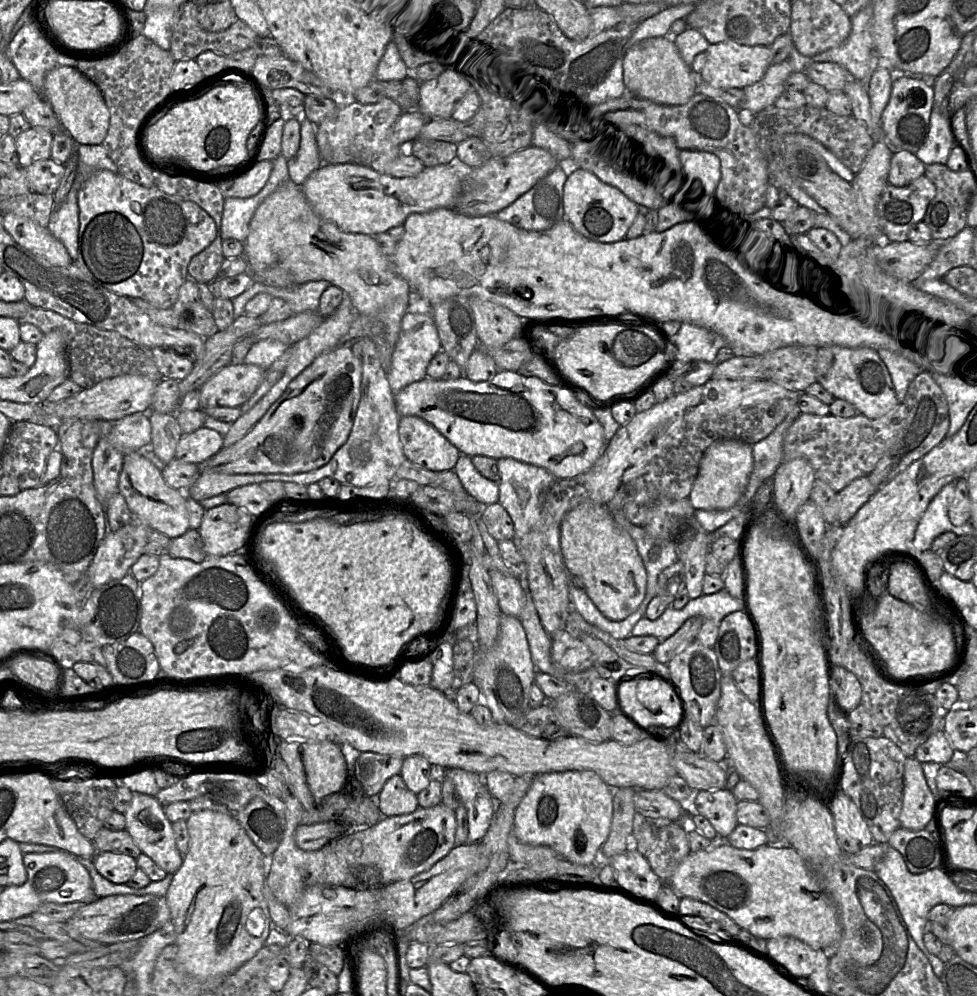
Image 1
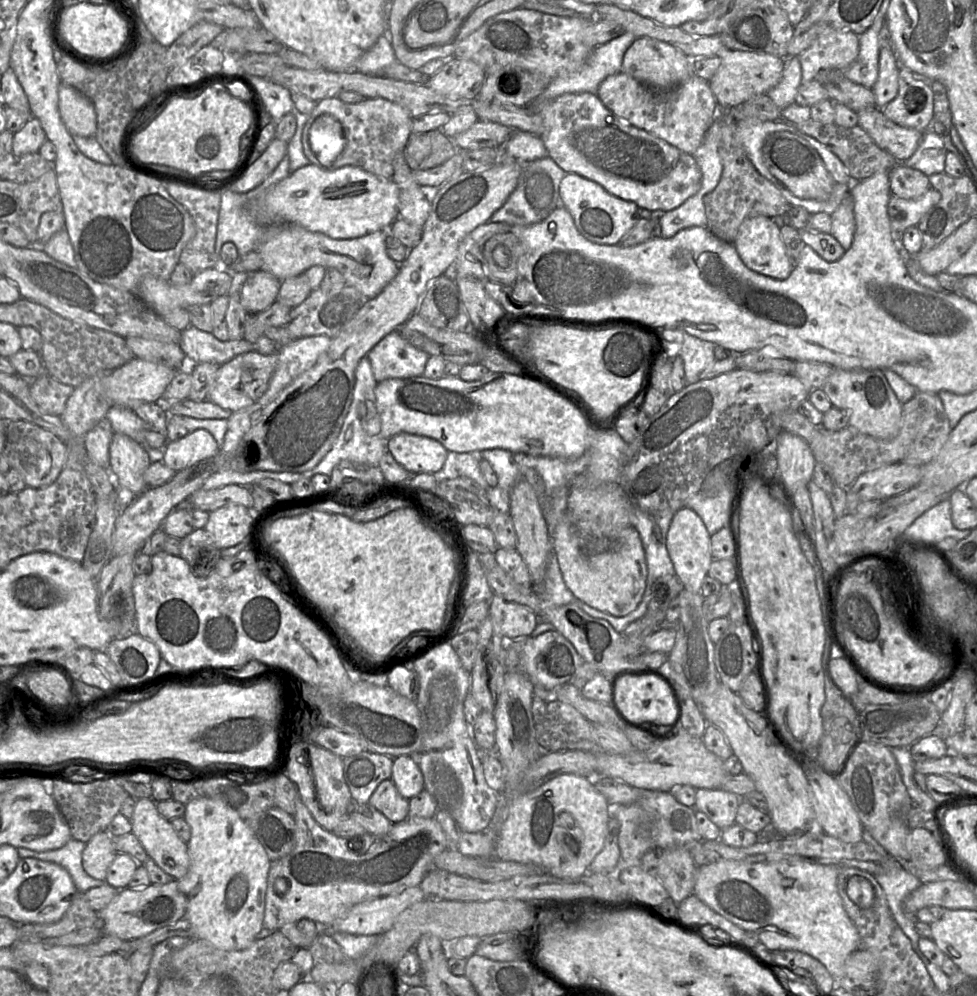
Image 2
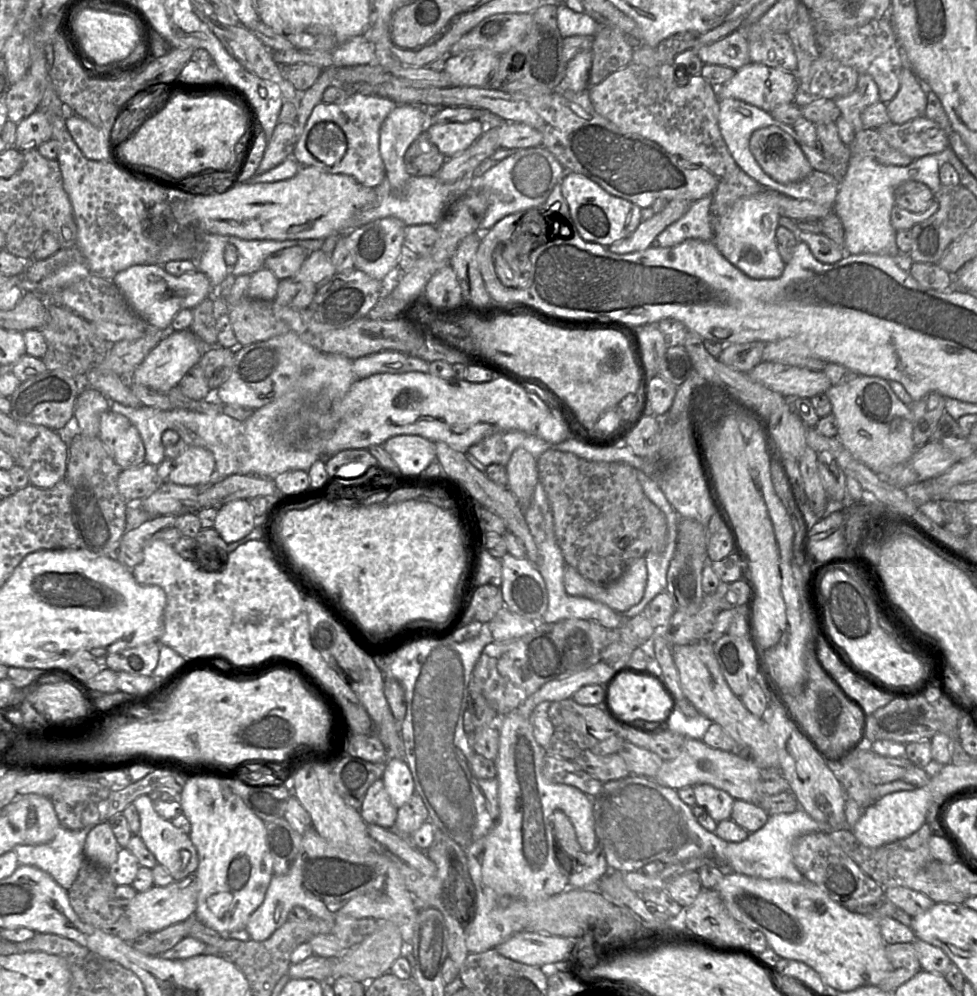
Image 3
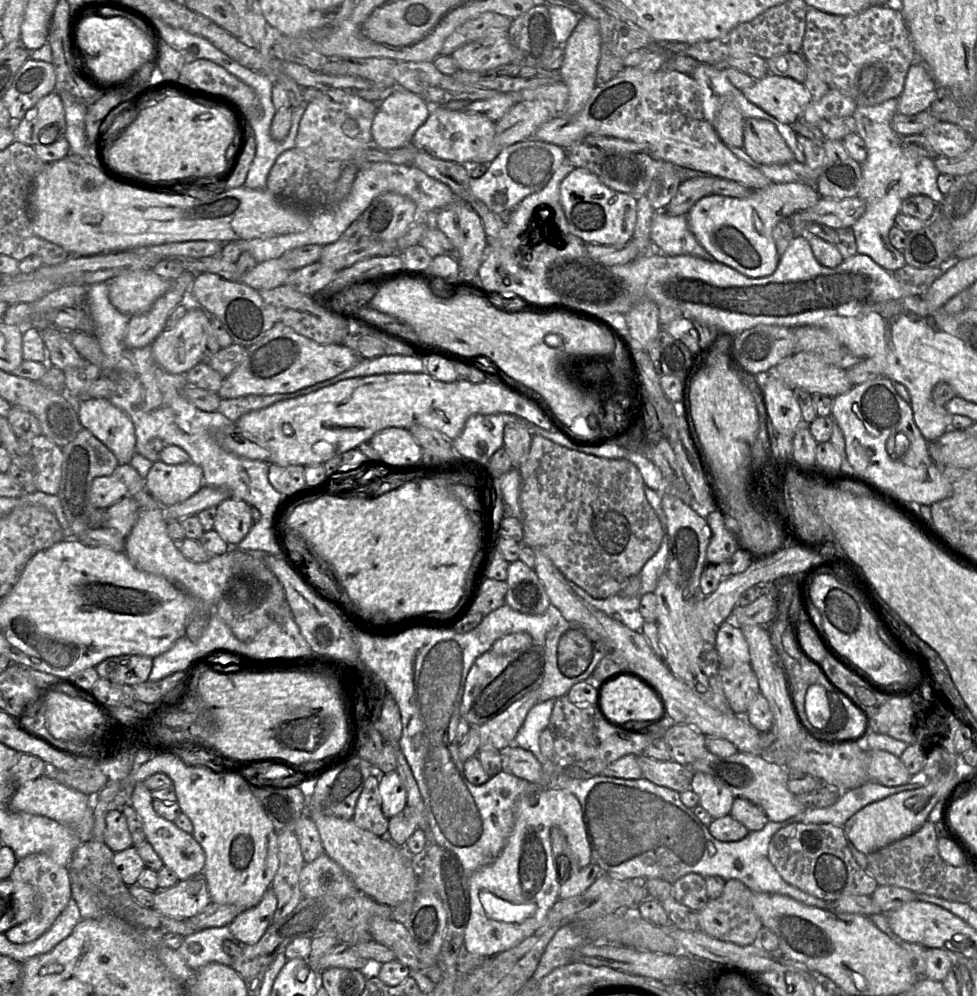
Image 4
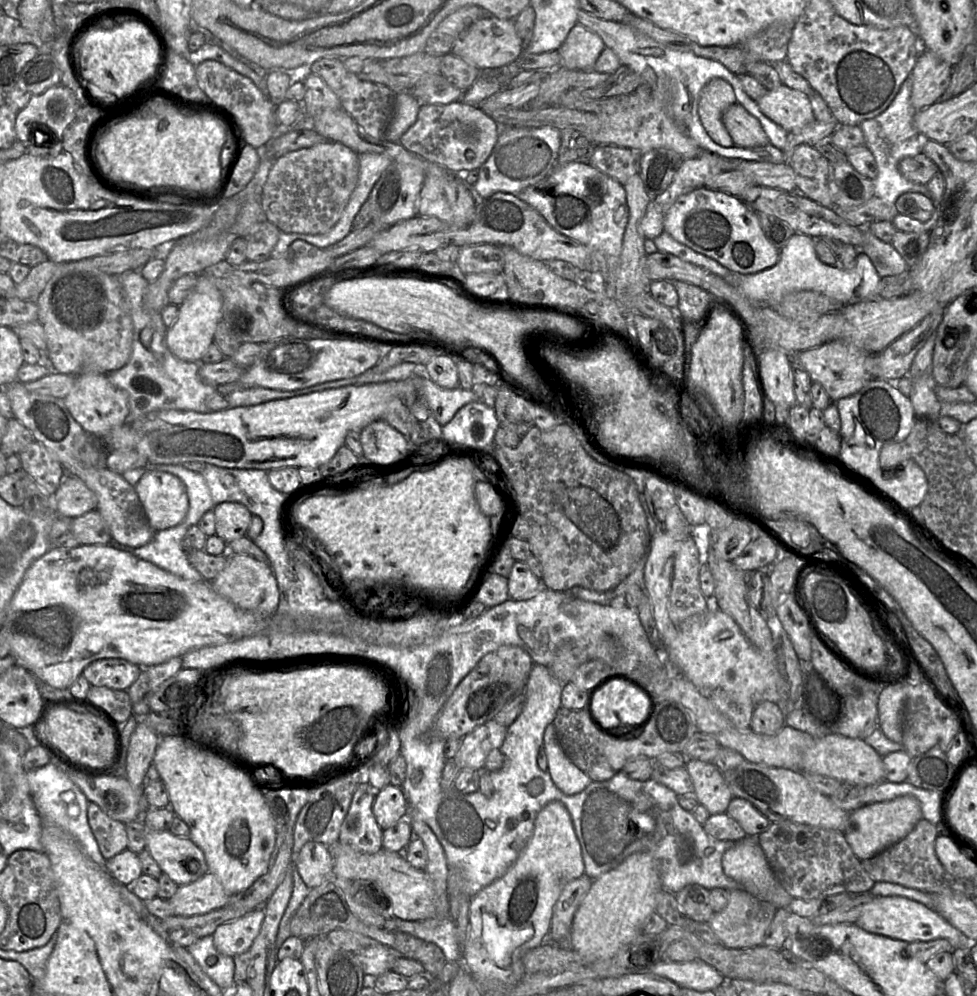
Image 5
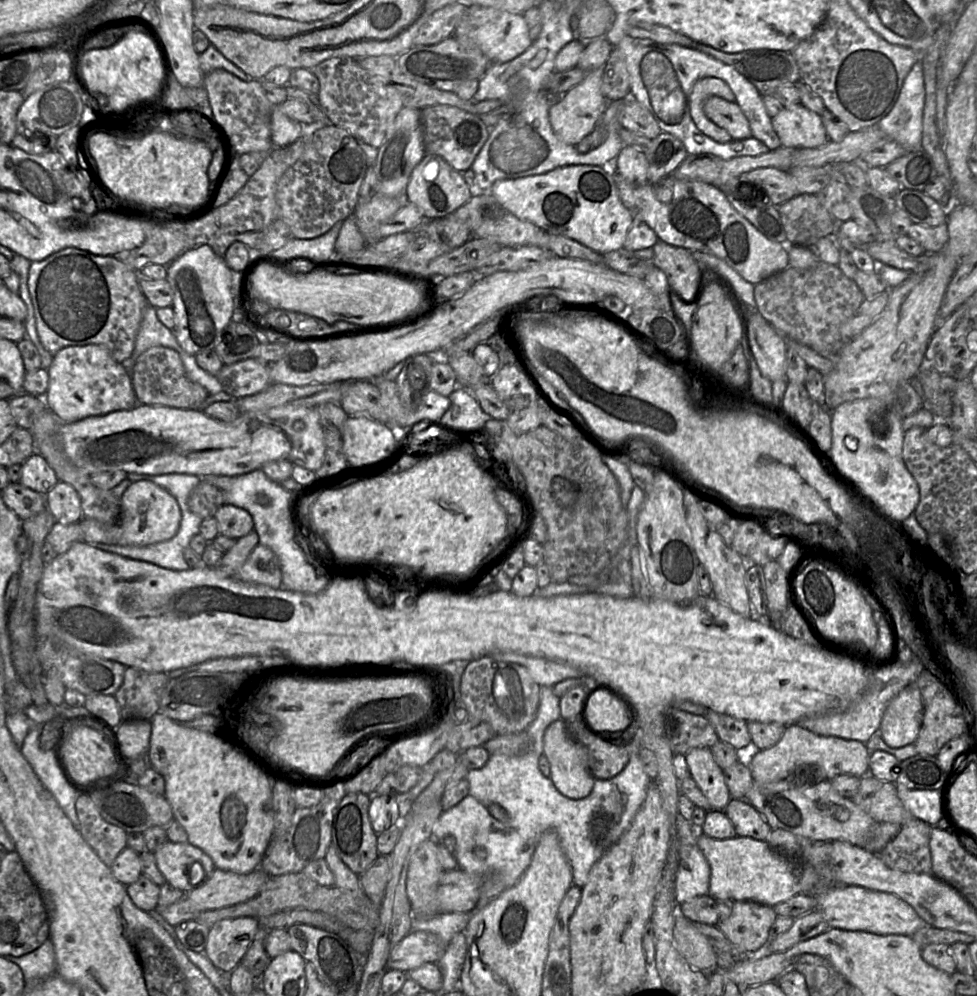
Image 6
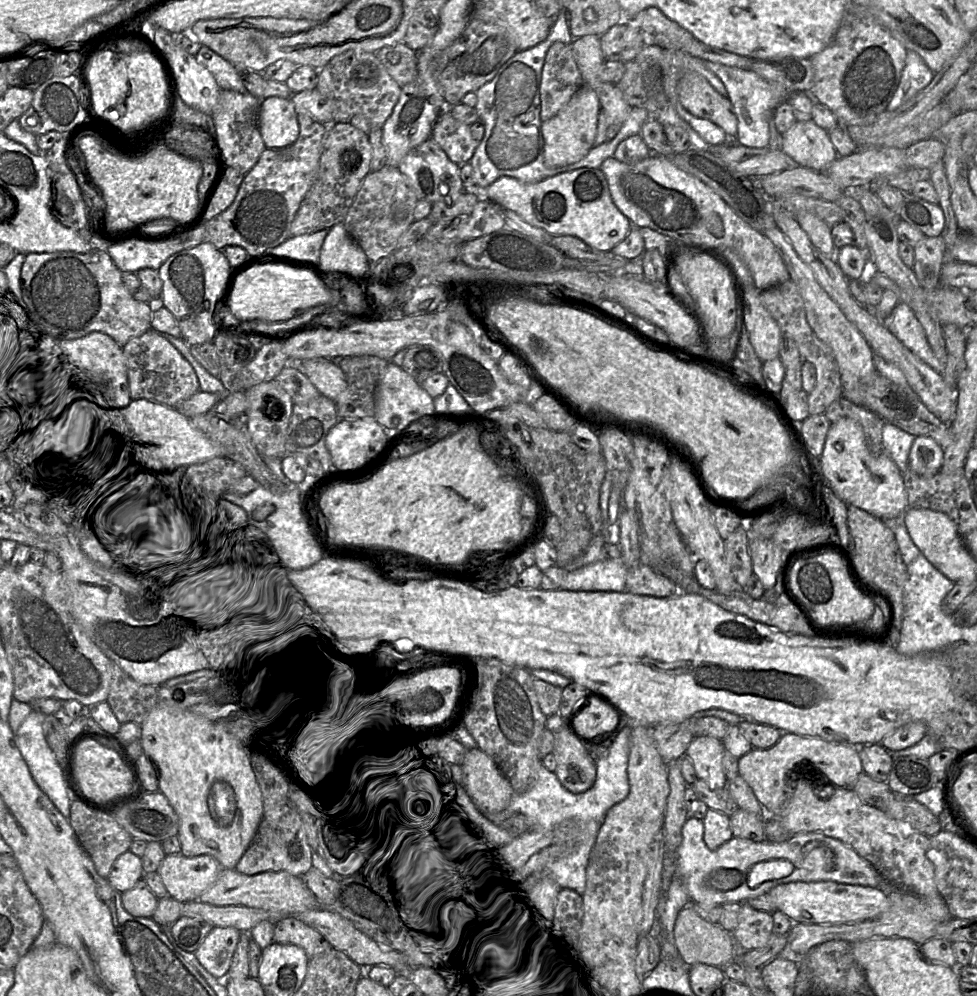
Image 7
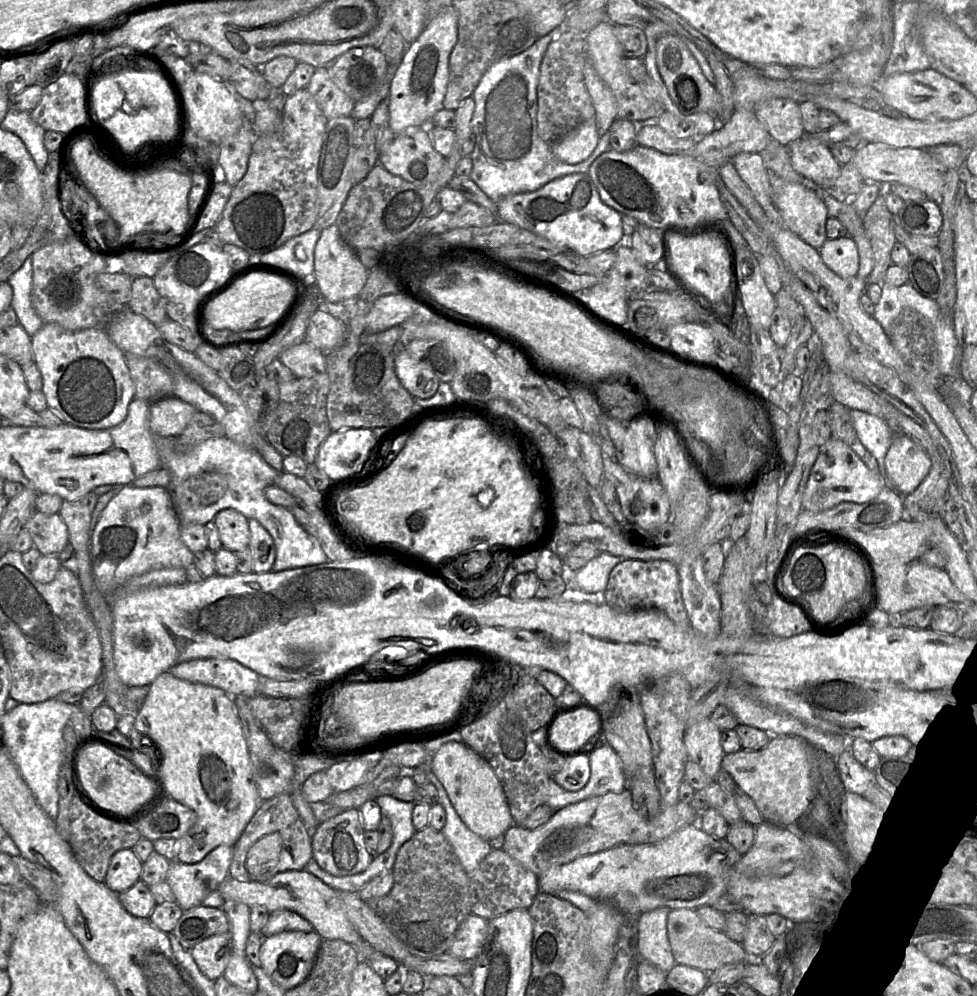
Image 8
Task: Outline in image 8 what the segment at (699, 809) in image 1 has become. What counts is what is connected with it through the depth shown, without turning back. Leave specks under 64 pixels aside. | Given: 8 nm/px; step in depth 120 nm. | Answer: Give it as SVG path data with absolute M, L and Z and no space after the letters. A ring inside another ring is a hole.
M703 719L687 728L684 742L690 761L697 763L704 773L716 781L721 771L722 760L725 752L721 743L722 731L710 719Z

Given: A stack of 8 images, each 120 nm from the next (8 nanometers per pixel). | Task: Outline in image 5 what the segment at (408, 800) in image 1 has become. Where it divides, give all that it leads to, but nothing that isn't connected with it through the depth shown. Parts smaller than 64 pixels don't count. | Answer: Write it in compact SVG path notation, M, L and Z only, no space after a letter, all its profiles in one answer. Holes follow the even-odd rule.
M366 780L358 784L341 825L338 841L362 853L374 854L382 849L383 830L373 814L378 790Z

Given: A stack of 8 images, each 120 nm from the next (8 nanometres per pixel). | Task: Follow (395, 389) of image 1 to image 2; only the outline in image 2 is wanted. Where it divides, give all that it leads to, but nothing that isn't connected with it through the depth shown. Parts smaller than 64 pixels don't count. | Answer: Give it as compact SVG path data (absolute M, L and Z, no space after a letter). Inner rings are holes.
M393 331L376 344L366 357L379 383L386 379L423 376L430 355L411 345L398 331Z

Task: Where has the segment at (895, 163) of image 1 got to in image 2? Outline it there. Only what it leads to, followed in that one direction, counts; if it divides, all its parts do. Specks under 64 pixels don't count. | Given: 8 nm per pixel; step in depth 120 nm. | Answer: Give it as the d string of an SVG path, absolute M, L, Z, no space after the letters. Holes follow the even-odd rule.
M897 163L889 171L891 195L902 199L917 199L930 188L928 177L919 170Z

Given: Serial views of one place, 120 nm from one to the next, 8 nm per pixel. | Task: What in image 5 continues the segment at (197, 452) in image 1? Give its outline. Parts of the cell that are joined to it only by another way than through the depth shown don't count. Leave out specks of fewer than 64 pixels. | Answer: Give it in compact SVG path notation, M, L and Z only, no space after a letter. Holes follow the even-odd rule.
M146 471L134 486L150 527L162 531L183 522L188 496L182 481L164 471Z

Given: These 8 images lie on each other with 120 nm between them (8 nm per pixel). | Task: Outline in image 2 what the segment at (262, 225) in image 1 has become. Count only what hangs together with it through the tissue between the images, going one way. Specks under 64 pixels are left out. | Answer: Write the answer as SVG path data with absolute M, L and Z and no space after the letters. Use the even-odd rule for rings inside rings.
M292 224L272 226L268 229L270 235L261 242L258 251L264 261L264 270L281 281L303 274L312 266L320 265L326 269L337 269L343 275L346 285L356 288L366 299L373 299L399 272L399 264L387 253L388 229L352 239L334 239Z

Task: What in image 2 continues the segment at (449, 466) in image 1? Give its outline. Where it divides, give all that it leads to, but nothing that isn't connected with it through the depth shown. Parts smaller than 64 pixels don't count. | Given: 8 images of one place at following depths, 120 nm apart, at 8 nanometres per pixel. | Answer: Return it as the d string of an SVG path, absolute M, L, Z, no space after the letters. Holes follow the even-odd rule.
M404 432L388 440L388 452L412 474L440 473L449 454L432 438Z

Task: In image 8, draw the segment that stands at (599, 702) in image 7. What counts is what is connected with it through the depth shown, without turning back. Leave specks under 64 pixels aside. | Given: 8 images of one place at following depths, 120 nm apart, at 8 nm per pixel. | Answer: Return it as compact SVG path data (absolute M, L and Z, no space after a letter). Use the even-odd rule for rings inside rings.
M587 706L560 715L551 726L549 740L561 751L576 750L595 739L603 727L602 715Z

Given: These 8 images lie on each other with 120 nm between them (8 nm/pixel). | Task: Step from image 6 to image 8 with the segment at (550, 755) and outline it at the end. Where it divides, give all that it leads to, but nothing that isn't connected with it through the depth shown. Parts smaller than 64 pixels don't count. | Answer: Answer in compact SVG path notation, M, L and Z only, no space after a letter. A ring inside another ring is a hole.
M572 753L563 755L567 758L567 764L561 771L553 775L553 779L567 791L579 791L586 786L591 776L589 754Z

